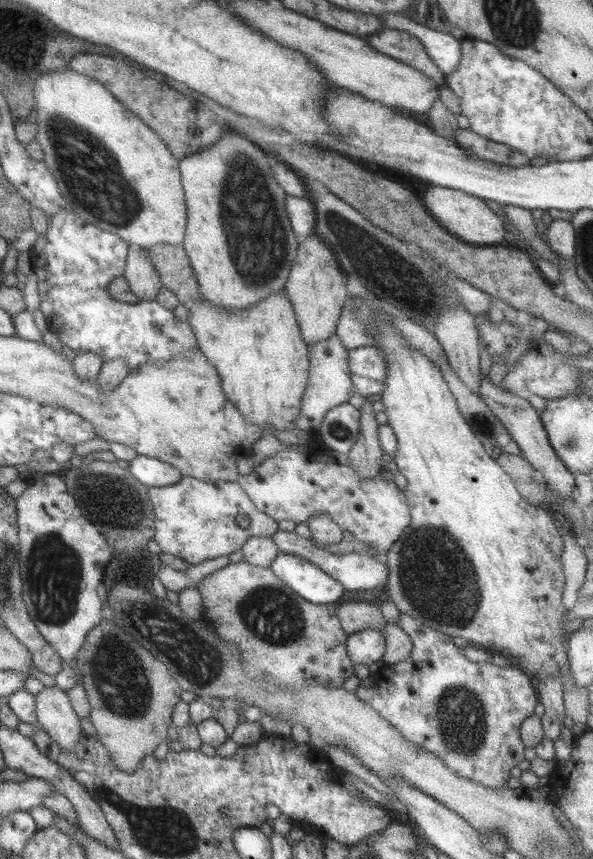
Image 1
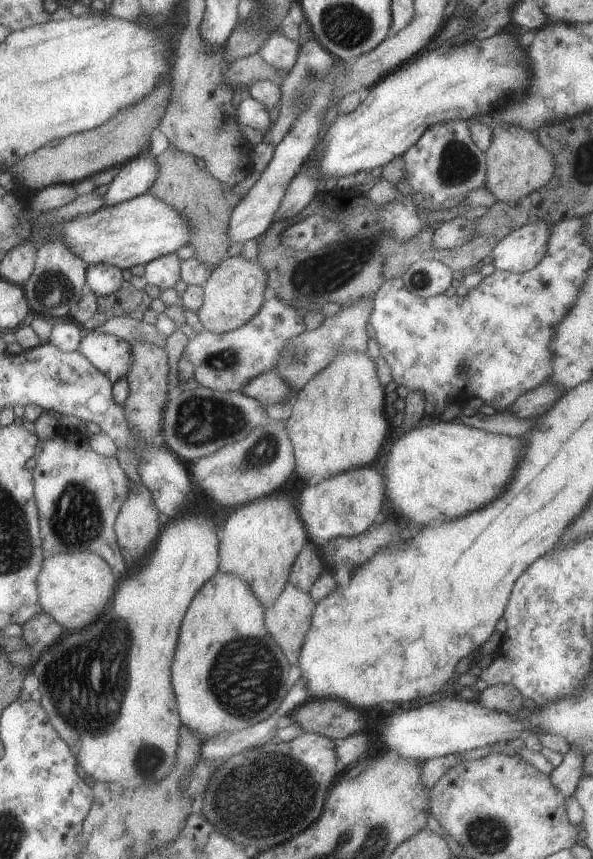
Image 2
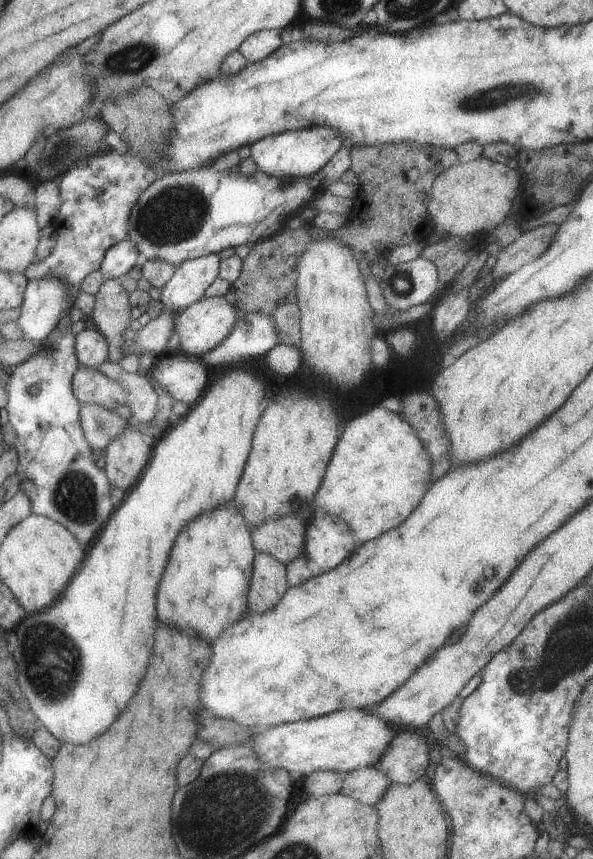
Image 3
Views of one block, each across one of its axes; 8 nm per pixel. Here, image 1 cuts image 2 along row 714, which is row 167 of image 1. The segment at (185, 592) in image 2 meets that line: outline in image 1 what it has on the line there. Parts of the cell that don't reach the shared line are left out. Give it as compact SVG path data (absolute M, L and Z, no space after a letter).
M72 69L42 76L34 84L34 109L38 116L35 136L44 152L44 162L54 174L62 198L66 198L80 218L118 235L129 245L144 249L183 244L187 227L186 196L181 181L179 160L166 143L143 120L118 102L106 87Z

